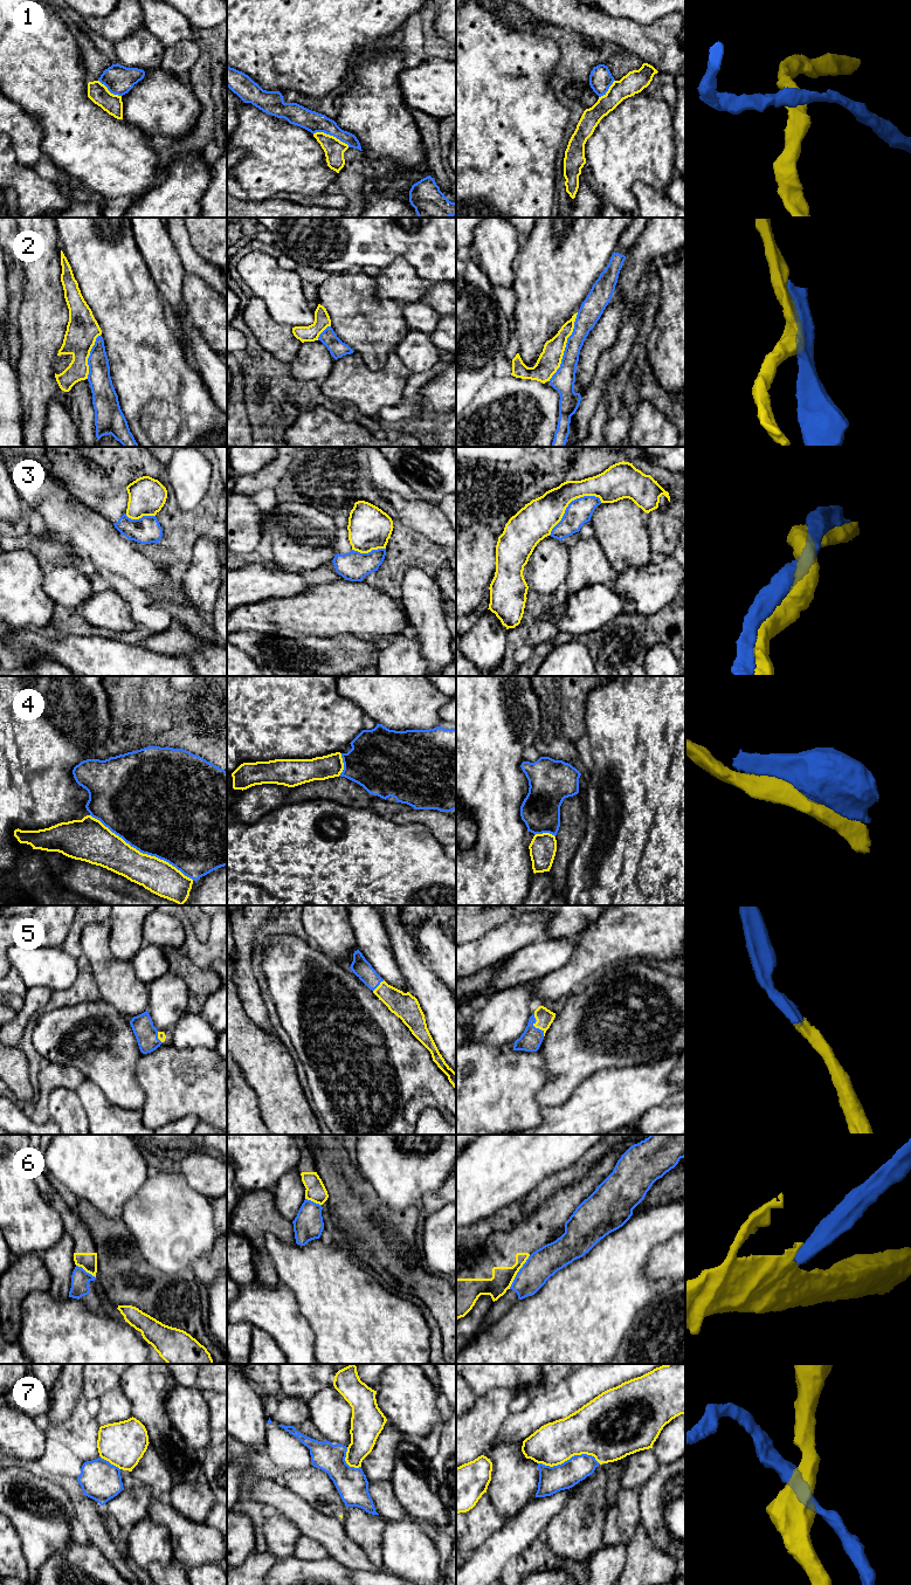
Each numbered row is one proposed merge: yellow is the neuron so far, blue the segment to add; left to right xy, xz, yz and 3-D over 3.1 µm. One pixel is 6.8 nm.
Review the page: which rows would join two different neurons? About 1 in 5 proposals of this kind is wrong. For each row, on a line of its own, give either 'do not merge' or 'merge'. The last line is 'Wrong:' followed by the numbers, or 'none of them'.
1: do not merge
2: merge
3: merge
4: merge
5: merge
6: do not merge
7: do not merge
Wrong: 1, 6, 7

